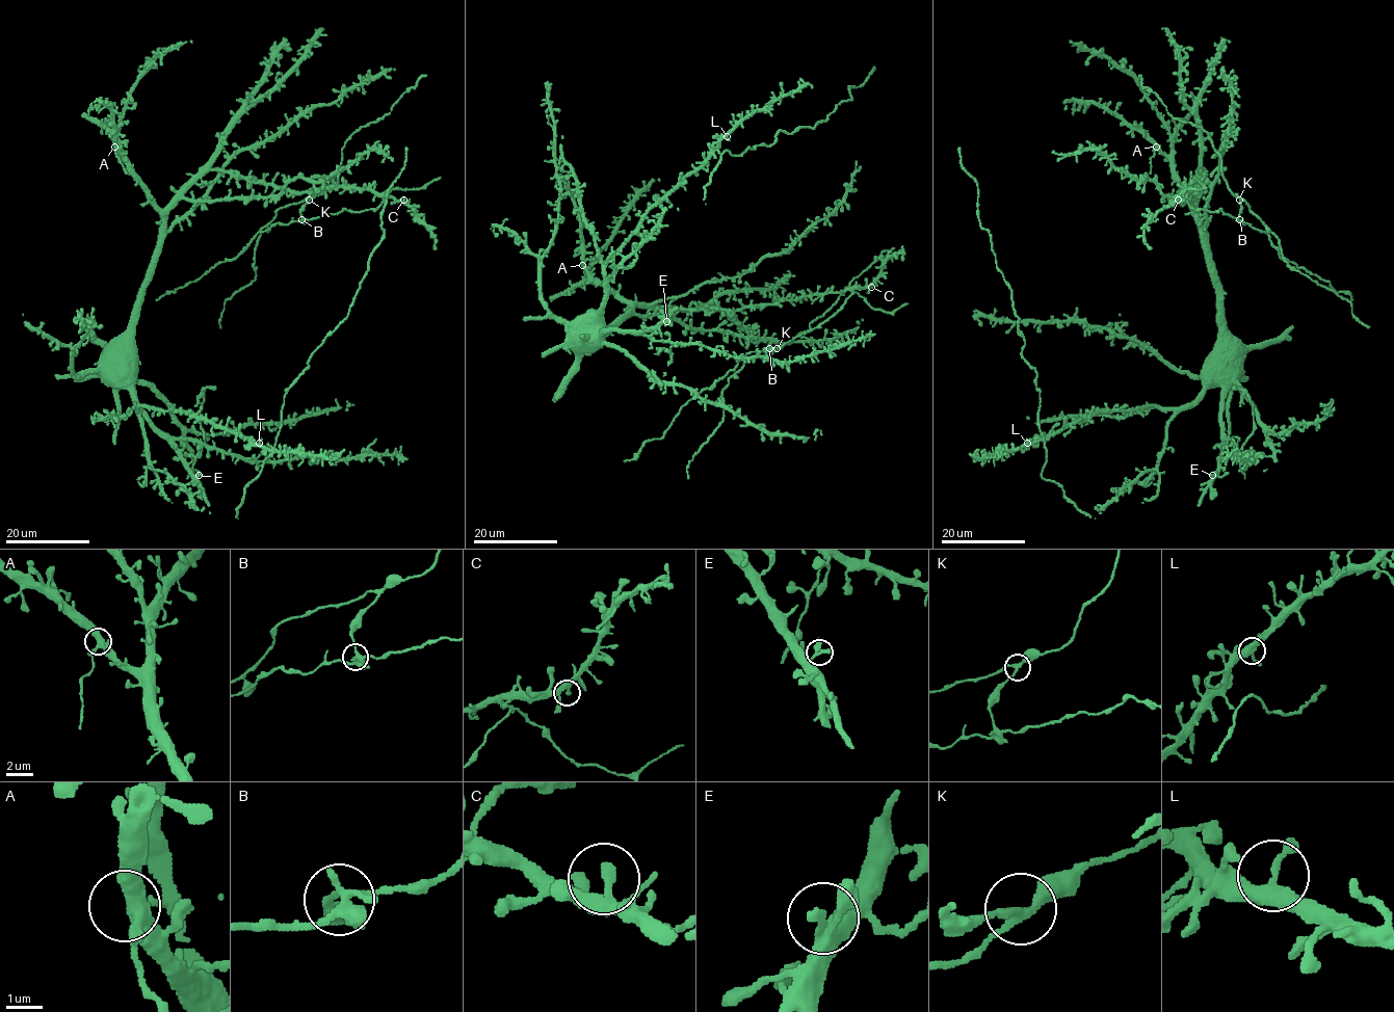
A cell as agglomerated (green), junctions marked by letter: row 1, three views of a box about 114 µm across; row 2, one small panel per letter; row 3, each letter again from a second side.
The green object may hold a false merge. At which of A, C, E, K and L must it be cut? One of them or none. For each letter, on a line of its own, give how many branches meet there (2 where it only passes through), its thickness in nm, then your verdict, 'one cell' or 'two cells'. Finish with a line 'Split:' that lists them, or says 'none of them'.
A: branches 3; calibre 400 nm; one cell
C: branches 3; calibre 200 nm; one cell
E: branches 2; calibre 220 nm; one cell
K: branches 3; calibre 240 nm; two cells
L: branches 3; calibre 360 nm; one cell
Split: K

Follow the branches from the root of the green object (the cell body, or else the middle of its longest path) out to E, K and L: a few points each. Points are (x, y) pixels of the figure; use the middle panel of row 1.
E: (588, 324), (600, 331), (646, 330), (657, 328), (666, 321)
K: (588, 324), (590, 318), (609, 327), (636, 307), (741, 310), (852, 293), (815, 327), (768, 348), (777, 348)
L: (588, 324), (585, 322), (593, 322), (604, 302), (609, 259), (641, 217), (692, 174), (727, 136)

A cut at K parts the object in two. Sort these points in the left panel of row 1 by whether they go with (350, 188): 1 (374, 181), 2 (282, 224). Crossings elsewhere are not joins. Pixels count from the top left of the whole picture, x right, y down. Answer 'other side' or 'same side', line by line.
1: same side
2: other side

